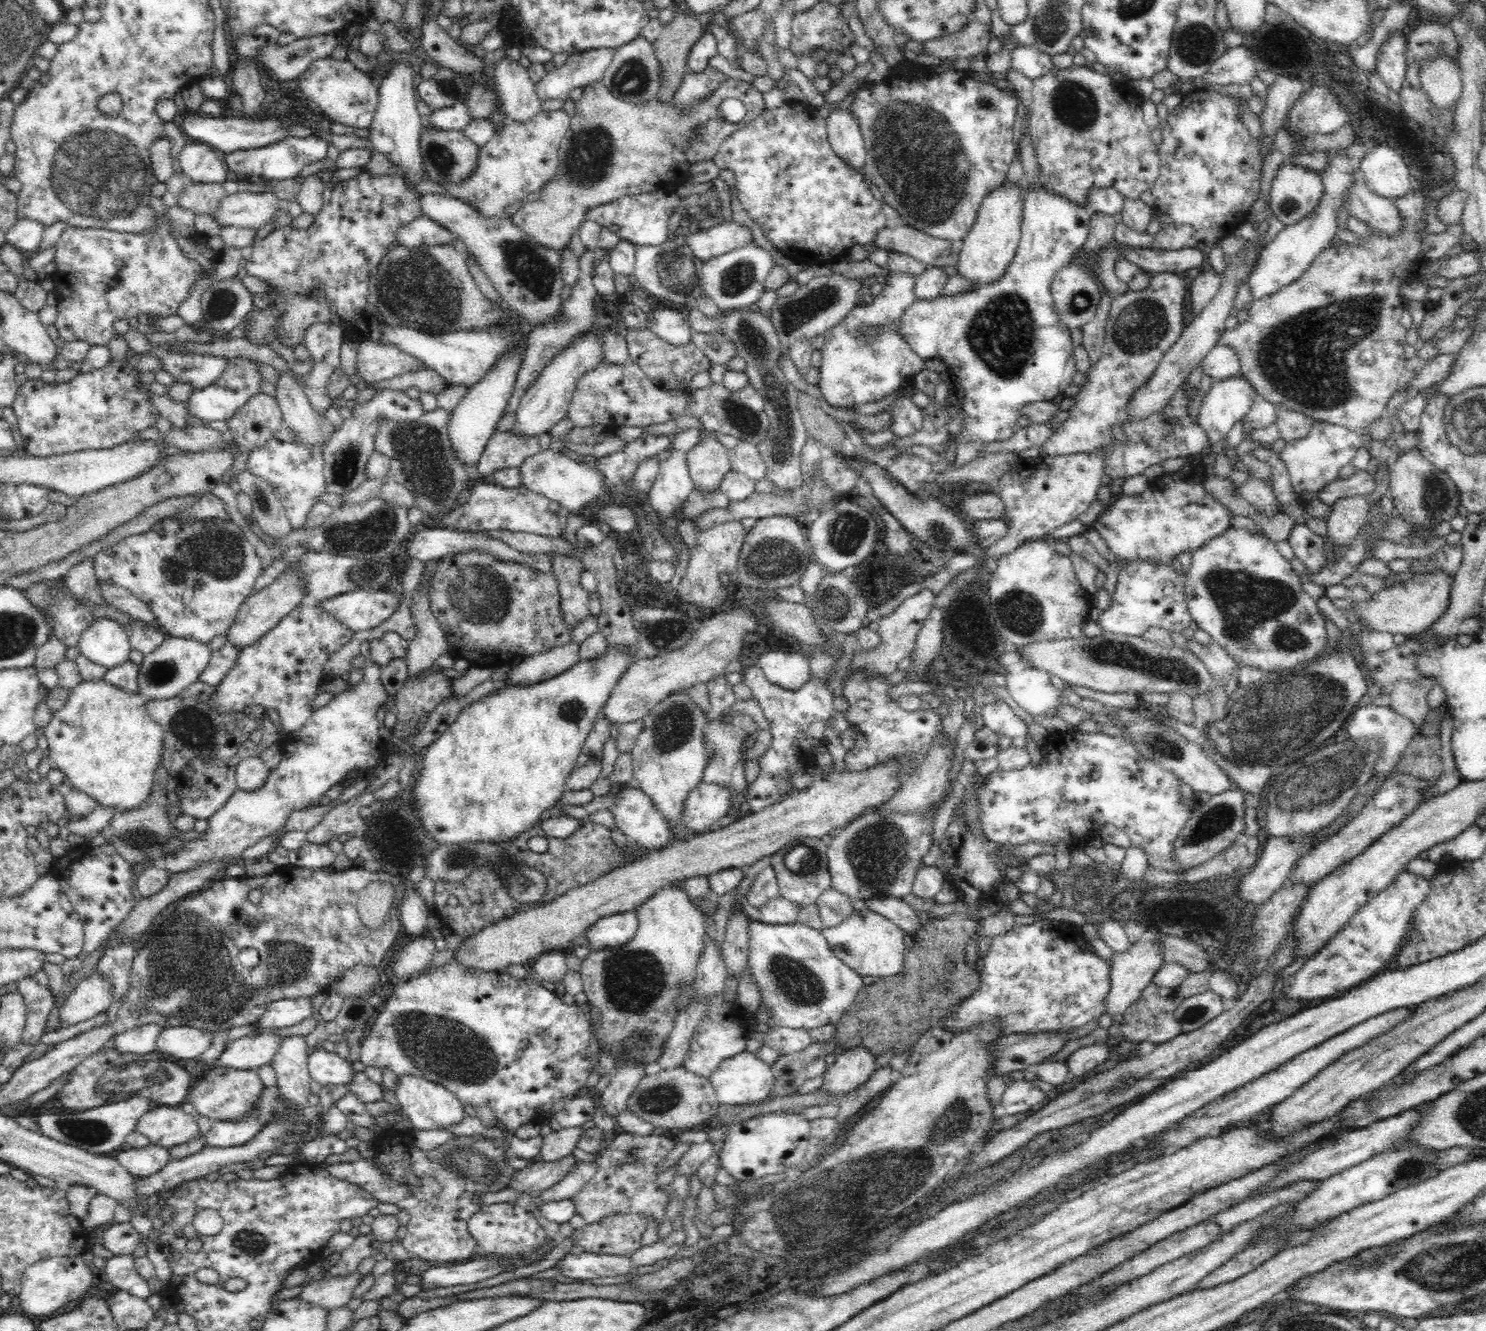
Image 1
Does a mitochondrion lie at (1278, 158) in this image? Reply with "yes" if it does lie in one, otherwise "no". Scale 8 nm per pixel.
no

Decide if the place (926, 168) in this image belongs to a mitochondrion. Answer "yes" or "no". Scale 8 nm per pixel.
yes

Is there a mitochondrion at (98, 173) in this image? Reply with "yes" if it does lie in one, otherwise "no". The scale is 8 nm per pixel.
yes

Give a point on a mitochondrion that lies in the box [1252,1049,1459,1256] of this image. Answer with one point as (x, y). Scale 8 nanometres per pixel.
(1415, 1168)

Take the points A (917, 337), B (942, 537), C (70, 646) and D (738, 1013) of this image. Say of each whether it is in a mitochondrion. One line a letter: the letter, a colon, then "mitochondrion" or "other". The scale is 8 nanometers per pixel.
A: other
B: mitochondrion
C: other
D: other

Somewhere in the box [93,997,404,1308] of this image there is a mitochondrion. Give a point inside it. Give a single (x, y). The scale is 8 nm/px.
(247, 1240)

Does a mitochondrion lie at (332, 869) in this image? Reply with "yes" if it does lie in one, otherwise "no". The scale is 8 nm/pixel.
no

